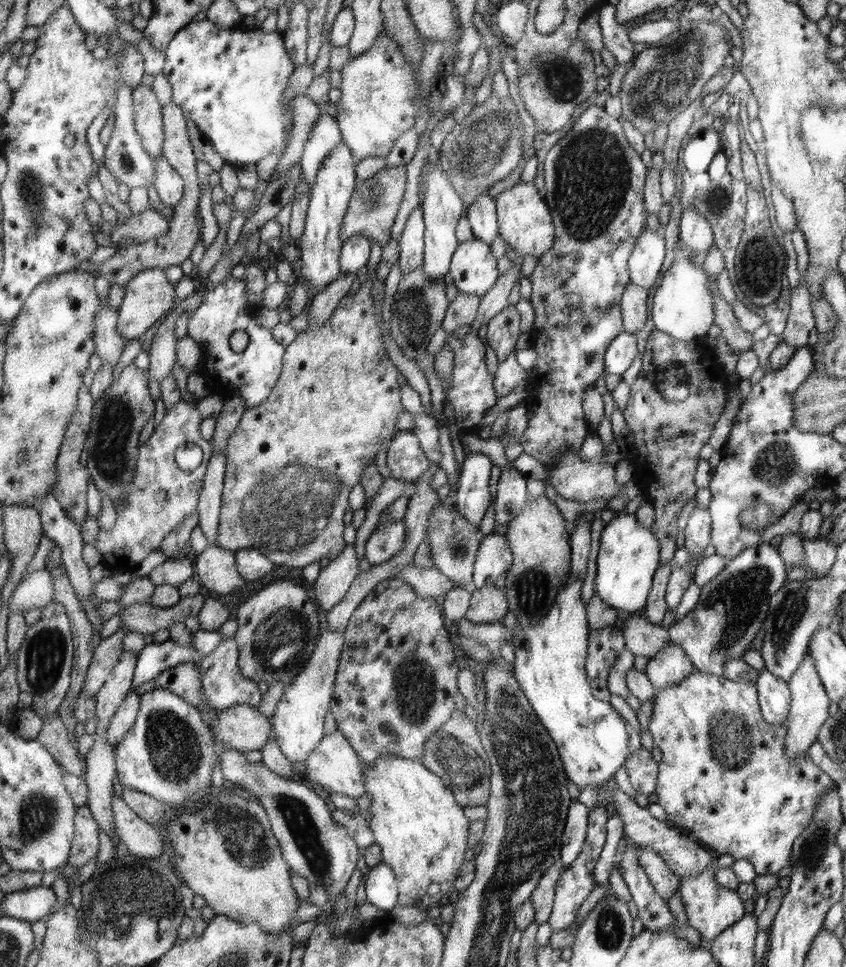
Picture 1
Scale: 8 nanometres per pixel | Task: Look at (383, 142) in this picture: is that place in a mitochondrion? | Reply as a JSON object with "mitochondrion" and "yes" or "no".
{"mitochondrion":"no"}

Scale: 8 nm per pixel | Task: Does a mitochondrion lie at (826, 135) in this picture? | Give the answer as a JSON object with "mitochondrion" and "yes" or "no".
{"mitochondrion":"yes"}

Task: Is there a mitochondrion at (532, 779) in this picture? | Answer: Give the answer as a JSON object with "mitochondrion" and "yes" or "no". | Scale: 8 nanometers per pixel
{"mitochondrion":"yes"}

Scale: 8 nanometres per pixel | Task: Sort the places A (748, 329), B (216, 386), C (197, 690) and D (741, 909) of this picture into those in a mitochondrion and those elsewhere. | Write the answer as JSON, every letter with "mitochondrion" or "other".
{"A":"other","B":"other","C":"other","D":"other"}

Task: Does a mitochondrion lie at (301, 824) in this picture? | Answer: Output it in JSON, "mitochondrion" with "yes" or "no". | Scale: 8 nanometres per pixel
{"mitochondrion":"yes"}

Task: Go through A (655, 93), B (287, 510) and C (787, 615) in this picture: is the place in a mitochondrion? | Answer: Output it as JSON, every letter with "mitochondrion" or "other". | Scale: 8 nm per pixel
{"A":"mitochondrion","B":"mitochondrion","C":"mitochondrion"}

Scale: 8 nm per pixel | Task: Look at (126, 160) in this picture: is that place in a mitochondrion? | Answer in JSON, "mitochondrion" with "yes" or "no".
{"mitochondrion":"yes"}

